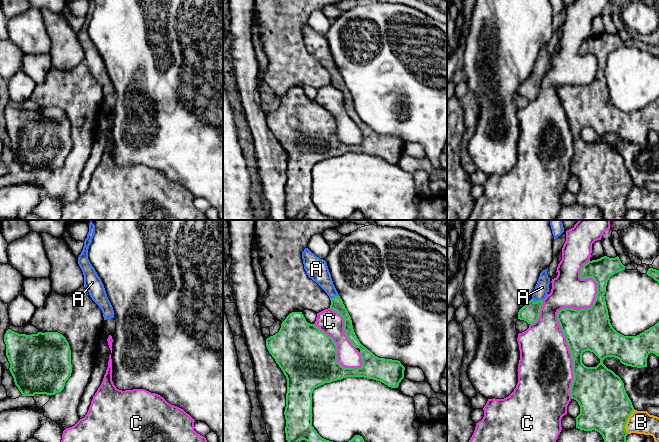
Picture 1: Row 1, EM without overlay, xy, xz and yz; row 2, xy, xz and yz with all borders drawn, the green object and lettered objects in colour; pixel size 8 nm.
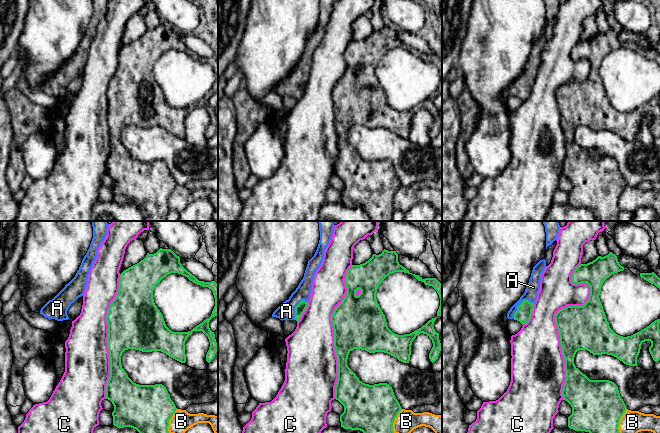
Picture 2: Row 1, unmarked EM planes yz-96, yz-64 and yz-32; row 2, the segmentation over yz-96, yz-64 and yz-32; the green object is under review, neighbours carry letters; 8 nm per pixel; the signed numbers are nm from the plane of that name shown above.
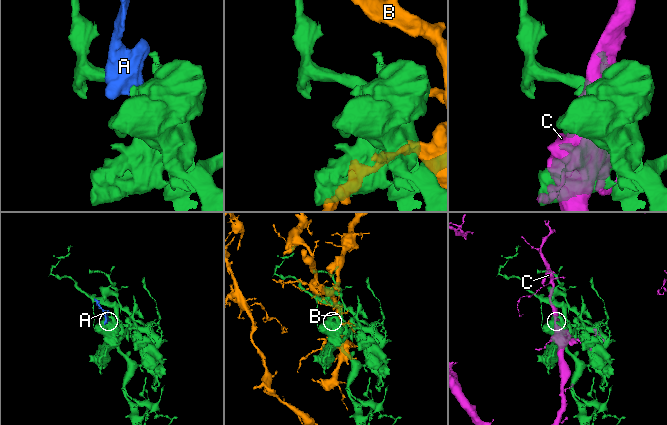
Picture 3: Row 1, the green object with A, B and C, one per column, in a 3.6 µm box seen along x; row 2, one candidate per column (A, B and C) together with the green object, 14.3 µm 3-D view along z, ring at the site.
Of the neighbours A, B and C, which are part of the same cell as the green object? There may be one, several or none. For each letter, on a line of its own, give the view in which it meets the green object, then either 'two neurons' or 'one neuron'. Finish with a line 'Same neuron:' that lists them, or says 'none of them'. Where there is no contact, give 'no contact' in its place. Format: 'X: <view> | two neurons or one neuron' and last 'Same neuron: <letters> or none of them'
A: yz | one neuron
B: yz | two neurons
C: yz | two neurons
Same neuron: A

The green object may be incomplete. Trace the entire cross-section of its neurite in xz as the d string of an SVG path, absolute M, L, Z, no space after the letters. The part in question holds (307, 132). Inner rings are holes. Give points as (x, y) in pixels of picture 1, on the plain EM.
M308 24L302 28L304 45L309 54L315 57L329 72L330 84L339 89L344 95L344 107L347 114L355 124L360 125L362 143L345 144L337 137L337 121L326 109L314 100L306 97L302 88L292 88L282 98L278 109L266 115L266 123L287 155L286 183L284 187L286 195L286 216L290 220L296 220L299 216L305 216L310 220L365 220L362 212L355 211L346 219L336 219L322 214L312 202L312 169L315 164L346 153L364 153L380 157L391 164L398 164L404 154L405 143L398 136L379 134L364 123L357 114L351 93L343 80L331 54L327 39L320 35Z

